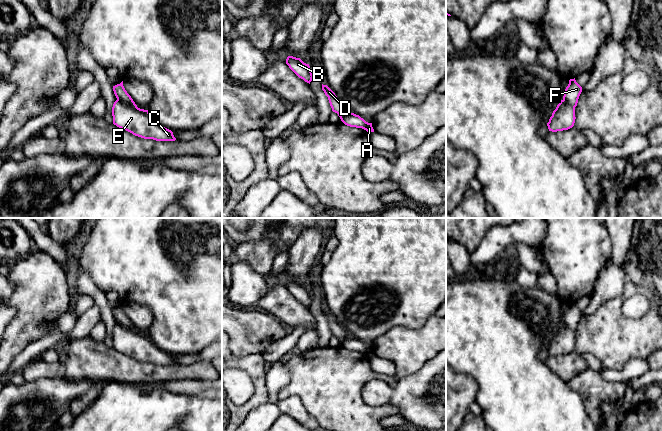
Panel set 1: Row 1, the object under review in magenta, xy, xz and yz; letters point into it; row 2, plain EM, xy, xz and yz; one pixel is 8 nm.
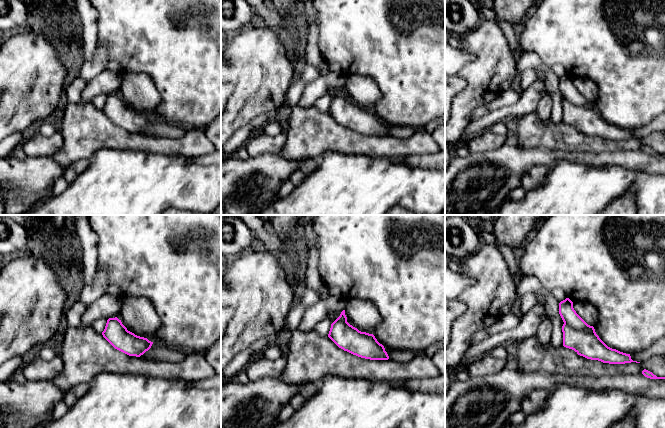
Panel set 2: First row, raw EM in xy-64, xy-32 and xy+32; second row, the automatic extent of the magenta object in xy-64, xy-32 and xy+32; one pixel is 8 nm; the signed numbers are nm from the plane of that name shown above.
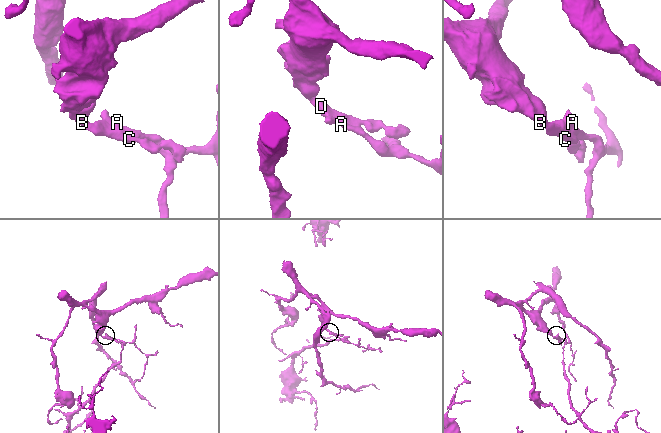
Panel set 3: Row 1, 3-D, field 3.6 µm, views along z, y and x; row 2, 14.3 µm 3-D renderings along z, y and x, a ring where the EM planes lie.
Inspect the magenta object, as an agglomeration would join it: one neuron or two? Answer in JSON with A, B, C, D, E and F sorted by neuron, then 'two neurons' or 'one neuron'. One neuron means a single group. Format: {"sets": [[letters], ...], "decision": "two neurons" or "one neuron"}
{"sets": [["A", "F"], ["B", "C", "D", "E"]], "decision": "two neurons"}

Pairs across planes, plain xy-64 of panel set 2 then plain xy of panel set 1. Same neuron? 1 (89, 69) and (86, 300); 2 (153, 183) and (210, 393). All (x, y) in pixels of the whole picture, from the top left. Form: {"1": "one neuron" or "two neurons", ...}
{"1": "one neuron", "2": "two neurons"}

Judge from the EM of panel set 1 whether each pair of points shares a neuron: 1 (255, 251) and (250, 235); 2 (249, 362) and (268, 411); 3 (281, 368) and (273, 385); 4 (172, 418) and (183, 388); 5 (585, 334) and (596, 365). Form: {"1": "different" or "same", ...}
{"1": "different", "2": "different", "3": "same", "4": "different", "5": "different"}

